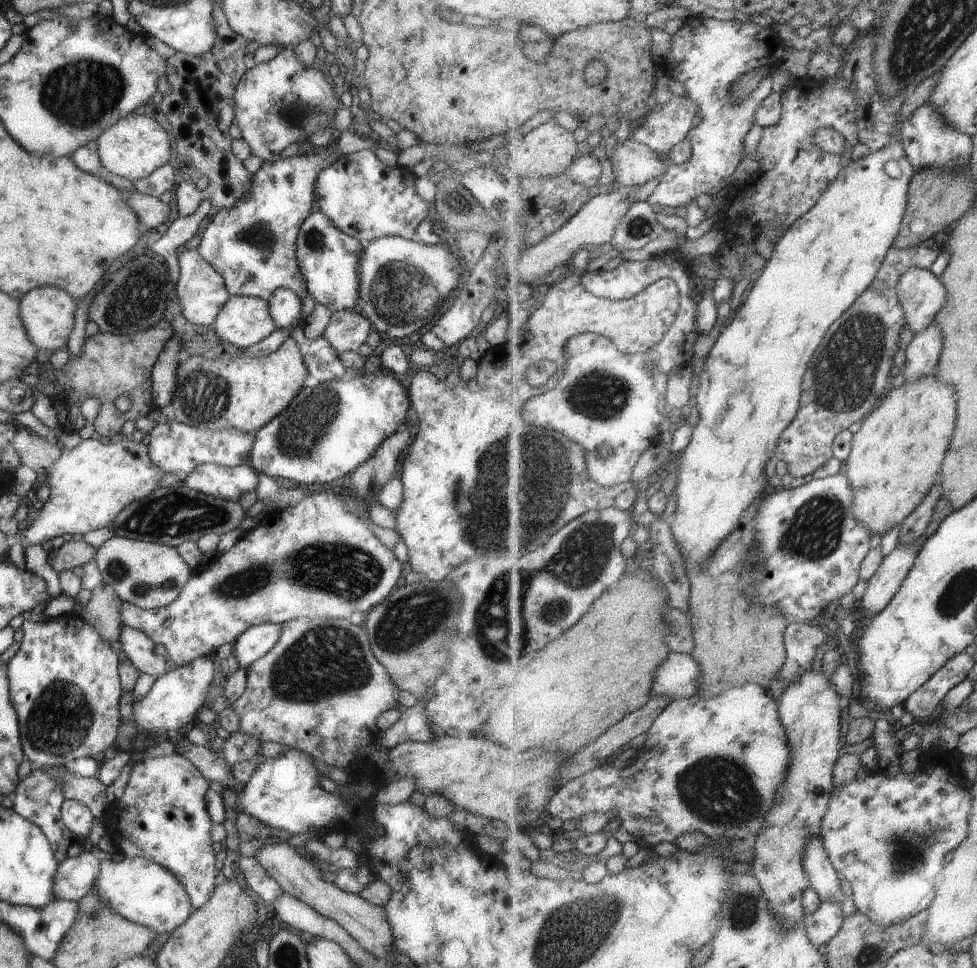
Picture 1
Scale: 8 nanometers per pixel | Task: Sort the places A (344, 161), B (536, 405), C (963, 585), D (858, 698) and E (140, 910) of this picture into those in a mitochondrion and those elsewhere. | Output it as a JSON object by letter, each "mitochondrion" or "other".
{"A":"other","B":"other","C":"mitochondrion","D":"other","E":"other"}

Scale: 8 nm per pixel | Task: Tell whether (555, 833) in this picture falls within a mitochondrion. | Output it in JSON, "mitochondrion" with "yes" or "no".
{"mitochondrion":"no"}

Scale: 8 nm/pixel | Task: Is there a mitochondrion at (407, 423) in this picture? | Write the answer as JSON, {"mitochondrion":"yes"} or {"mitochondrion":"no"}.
{"mitochondrion":"no"}

